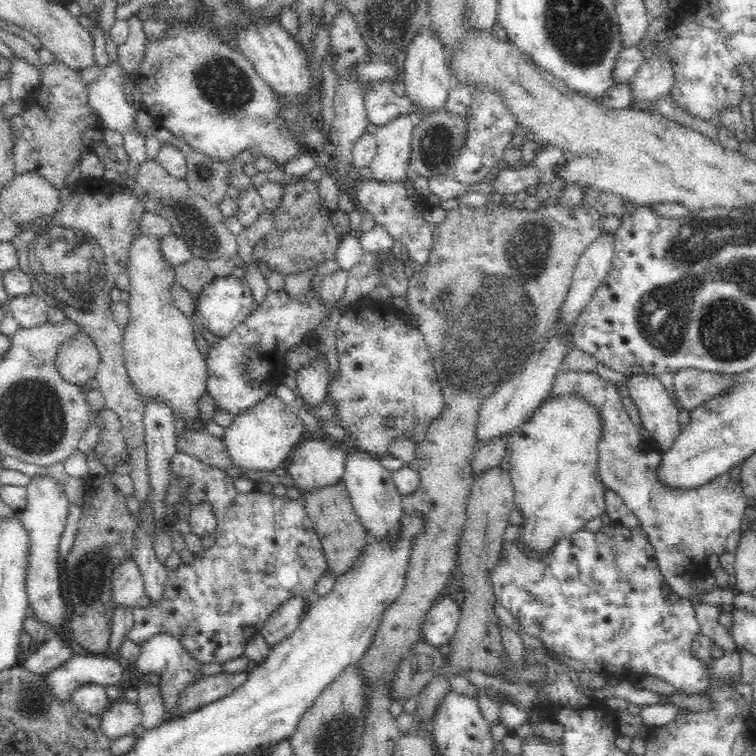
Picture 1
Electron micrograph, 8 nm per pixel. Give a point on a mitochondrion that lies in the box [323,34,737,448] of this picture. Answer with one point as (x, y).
(476, 342)

